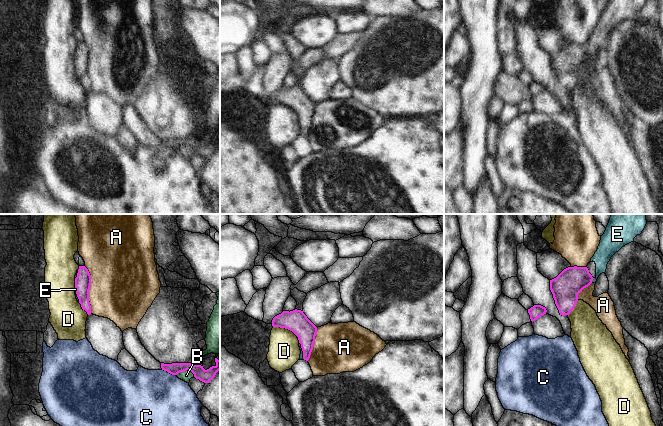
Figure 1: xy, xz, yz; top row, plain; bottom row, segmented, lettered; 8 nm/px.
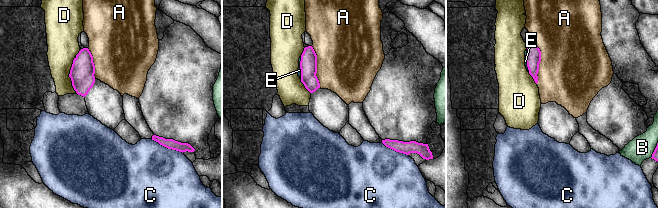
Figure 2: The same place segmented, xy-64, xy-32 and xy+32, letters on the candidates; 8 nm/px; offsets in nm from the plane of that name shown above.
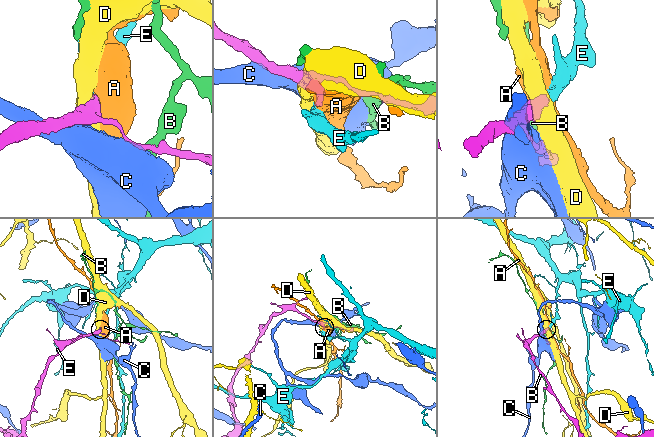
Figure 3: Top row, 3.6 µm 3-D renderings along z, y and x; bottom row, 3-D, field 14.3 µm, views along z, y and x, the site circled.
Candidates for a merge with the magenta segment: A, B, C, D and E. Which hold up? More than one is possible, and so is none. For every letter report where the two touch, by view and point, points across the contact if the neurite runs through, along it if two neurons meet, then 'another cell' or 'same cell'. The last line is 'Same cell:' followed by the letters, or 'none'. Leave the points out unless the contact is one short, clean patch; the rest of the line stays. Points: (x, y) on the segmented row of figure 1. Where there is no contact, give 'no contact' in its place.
A: contact xy (89, 289); border xy (84, 266), (90, 275), (89, 304), (91, 313); another cell
B: contact xy (186, 369); border xy (176, 375), (182, 371), (189, 370), (195, 377); another cell
C: contact xy (169, 372); border xy (162, 369), (175, 375); another cell
D: contact xz (285, 328); another cell
E: contact yz (592, 279); way yz (565, 288), (574, 279), (592, 279), (597, 276), (605, 251); same cell
Same cell: E

